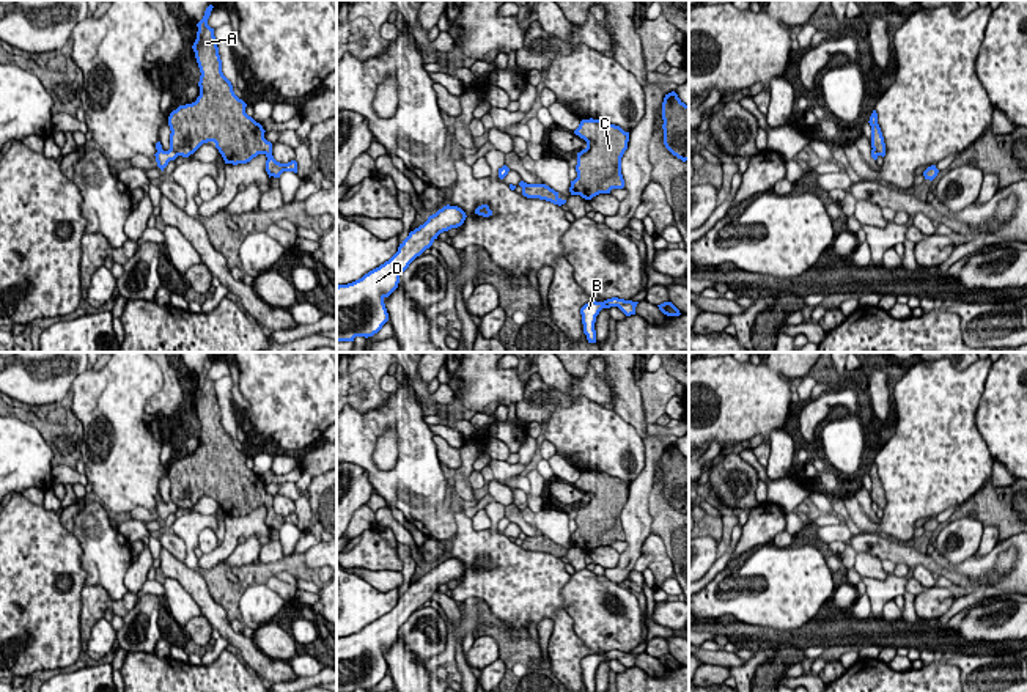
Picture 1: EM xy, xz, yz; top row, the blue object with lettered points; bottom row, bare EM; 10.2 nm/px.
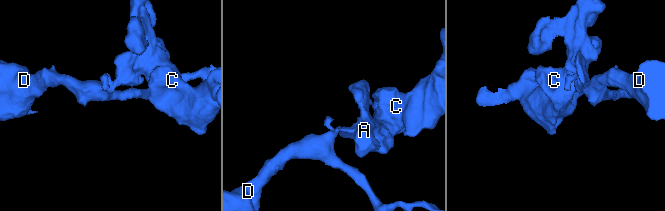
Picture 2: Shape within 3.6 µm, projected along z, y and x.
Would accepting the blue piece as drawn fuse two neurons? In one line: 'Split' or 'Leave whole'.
Split

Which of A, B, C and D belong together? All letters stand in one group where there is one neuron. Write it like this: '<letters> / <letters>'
A C / B D

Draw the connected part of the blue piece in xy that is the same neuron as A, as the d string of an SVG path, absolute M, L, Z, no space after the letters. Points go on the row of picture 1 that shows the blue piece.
M209 5L197 24L192 46L201 72L200 96L170 113L170 148L189 157L203 143L214 142L225 164L247 164L264 154L269 178L280 178L283 171L297 173L296 160L280 164L274 159L272 143L264 138L266 131L245 113L247 104L234 94L231 82L223 75L214 28L208 25L212 8Z

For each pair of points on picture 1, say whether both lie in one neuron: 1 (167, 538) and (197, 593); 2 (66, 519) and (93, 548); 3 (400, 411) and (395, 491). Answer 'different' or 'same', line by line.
1: different
2: different
3: same

